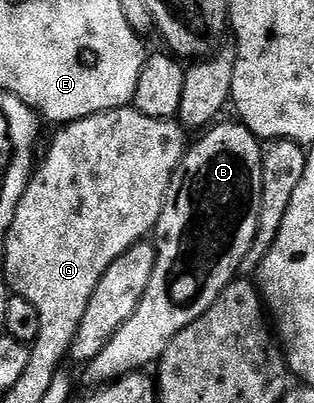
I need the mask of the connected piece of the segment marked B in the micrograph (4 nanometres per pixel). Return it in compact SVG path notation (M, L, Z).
M231 119L225 125L216 123L203 134L196 146L185 152L180 166L172 175L172 182L166 191L162 215L154 230L156 266L150 275L150 287L138 303L138 311L118 327L114 339L98 351L98 355L86 366L92 383L107 383L127 373L147 370L155 366L178 335L194 319L206 315L210 307L222 295L222 291L241 272L246 255L254 243L258 227L258 215L262 207L262 151L261 142L239 120Z

